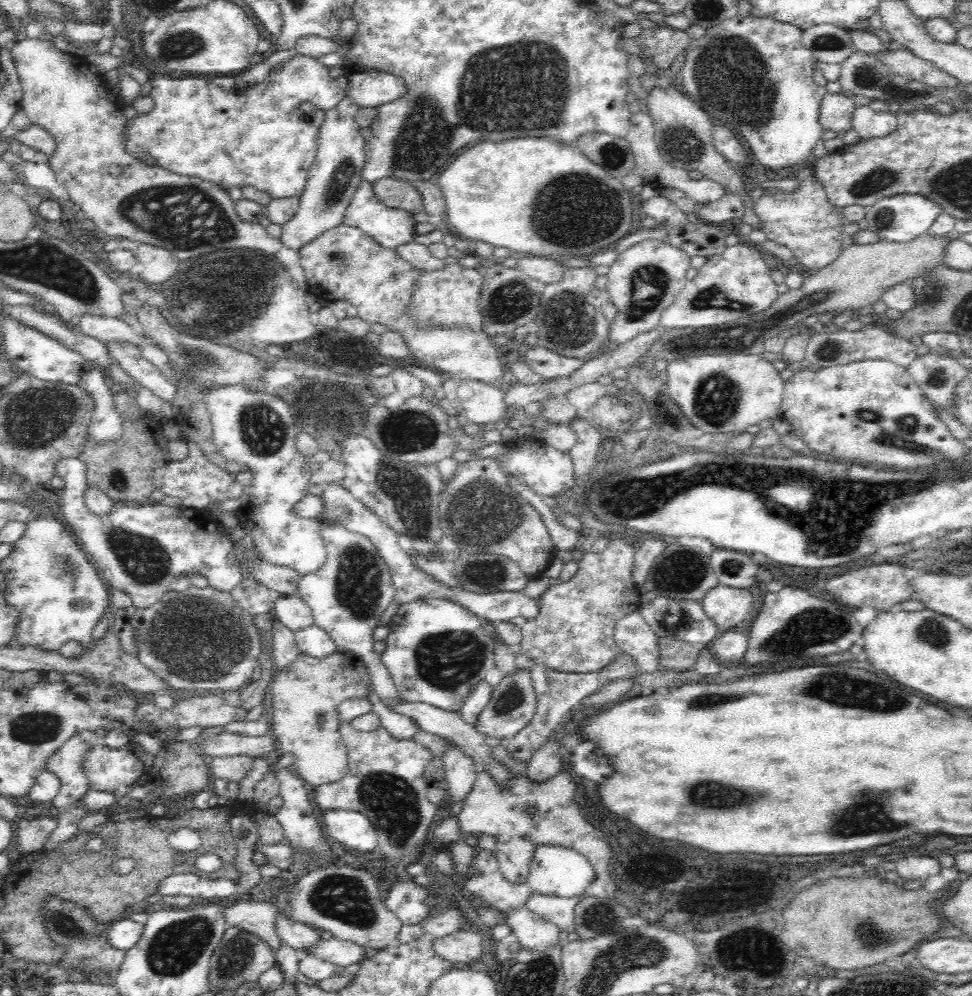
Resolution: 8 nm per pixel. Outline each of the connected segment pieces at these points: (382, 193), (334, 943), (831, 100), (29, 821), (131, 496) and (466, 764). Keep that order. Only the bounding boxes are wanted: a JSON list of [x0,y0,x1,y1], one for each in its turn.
[[372,178,423,217],[298,937,368,966],[818,92,856,132],[17,816,57,855],[79,389,169,503],[442,742,477,817]]

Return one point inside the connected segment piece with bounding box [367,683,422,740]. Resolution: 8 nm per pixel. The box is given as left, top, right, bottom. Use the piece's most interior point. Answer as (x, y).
(401, 726)

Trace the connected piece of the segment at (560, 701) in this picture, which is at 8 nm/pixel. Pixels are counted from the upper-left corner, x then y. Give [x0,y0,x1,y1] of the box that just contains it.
[506,650,633,761]

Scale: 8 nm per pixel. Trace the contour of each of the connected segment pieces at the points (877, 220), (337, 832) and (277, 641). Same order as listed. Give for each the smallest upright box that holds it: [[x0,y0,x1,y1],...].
[[863,193,943,243],[323,811,377,852],[268,608,300,667]]

